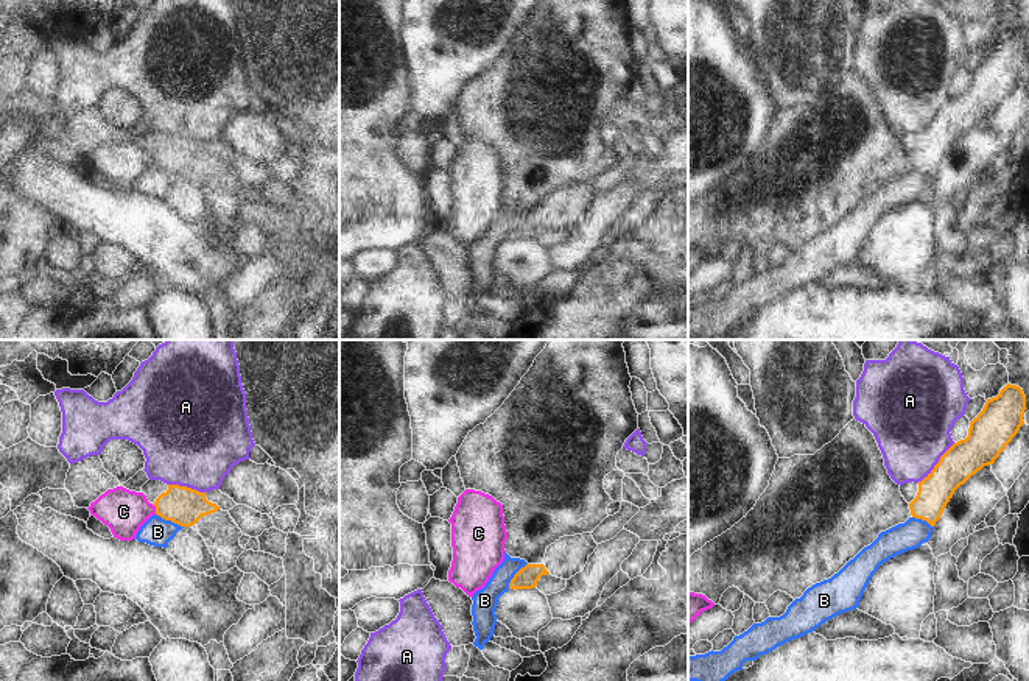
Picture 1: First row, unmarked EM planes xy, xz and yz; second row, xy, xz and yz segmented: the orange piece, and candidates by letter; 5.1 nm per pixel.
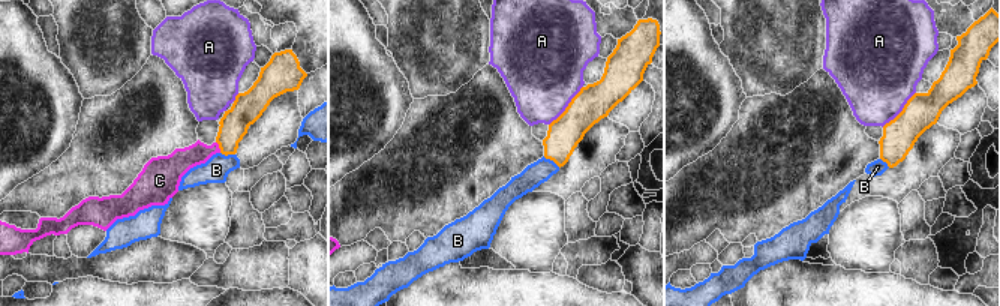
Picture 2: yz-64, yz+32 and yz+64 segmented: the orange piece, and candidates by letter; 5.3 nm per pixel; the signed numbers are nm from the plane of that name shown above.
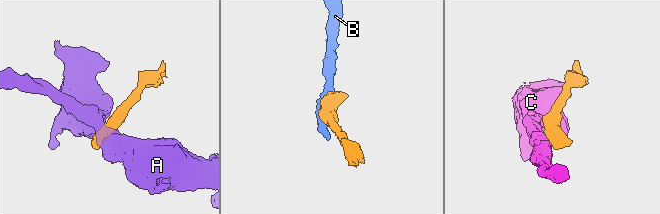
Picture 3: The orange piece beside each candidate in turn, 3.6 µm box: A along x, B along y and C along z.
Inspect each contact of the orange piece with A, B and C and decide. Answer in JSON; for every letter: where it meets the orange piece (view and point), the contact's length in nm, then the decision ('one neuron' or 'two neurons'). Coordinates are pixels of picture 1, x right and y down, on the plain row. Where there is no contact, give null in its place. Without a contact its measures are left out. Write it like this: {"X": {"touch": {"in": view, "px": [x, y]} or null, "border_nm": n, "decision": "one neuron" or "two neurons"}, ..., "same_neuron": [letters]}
{"A": {"touch": {"in": "yz", "px": [937, 114]}, "border_nm": 280, "decision": "two neurons"}, "B": {"touch": {"in": "xy", "px": [170, 170]}, "border_nm": 160, "decision": "two neurons"}, "C": {"touch": {"in": "xy", "px": [156, 161]}, "border_nm": 50, "decision": "two neurons"}, "same_neuron": []}

